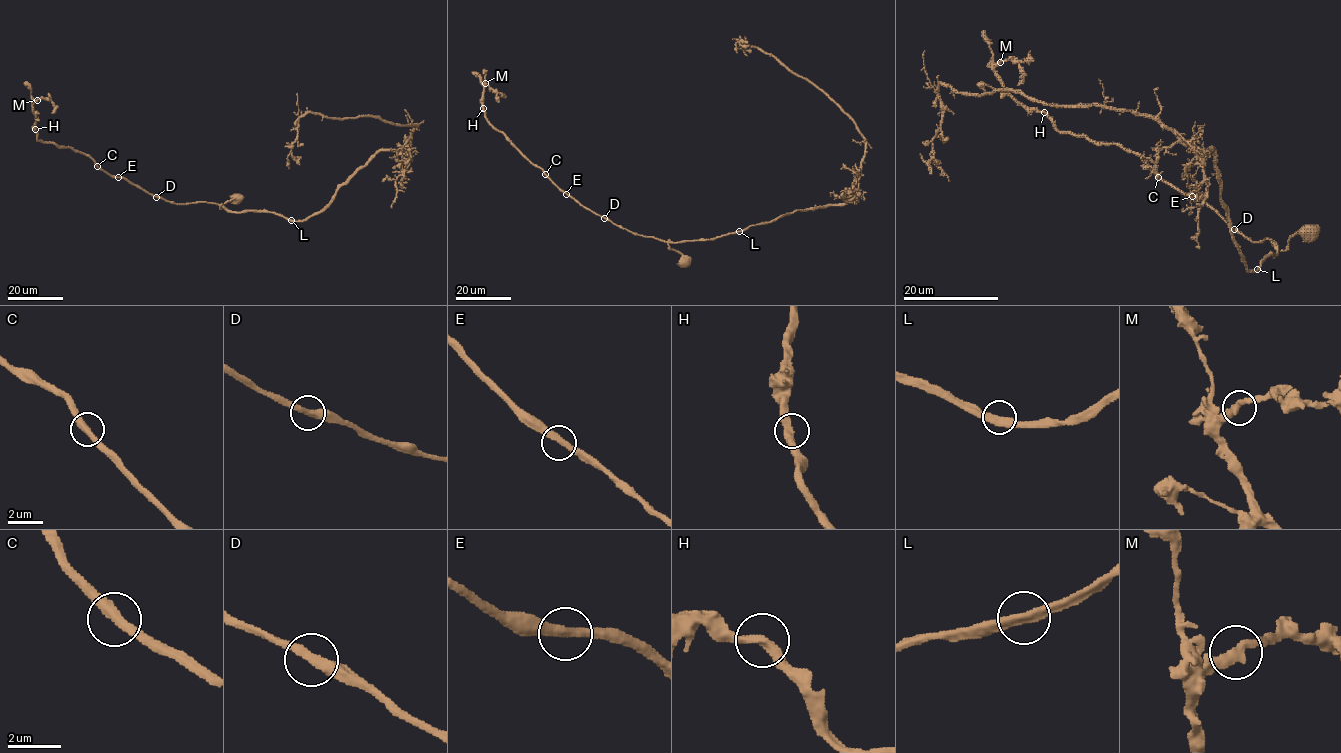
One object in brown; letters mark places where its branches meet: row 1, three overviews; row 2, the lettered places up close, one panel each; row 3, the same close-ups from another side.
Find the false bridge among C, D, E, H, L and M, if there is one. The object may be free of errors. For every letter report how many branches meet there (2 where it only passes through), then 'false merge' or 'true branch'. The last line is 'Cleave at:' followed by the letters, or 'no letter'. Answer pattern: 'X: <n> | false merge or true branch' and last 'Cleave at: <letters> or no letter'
C: 2 | true branch
D: 2 | true branch
E: 2 | true branch
H: 2 | true branch
L: 2 | true branch
M: 2 | true branch
Cleave at: no letter

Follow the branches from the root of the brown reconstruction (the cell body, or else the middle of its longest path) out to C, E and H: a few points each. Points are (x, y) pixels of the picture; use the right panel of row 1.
C: (1309, 233), (1293, 235), (1284, 251), (1269, 239), (1249, 240), (1198, 196), (1185, 196), (1158, 177)
E: (1309, 233), (1297, 233), (1290, 239), (1288, 246), (1280, 251), (1269, 239), (1249, 240), (1198, 196), (1192, 196)
H: (1309, 233), (1284, 251), (1249, 240), (1140, 156), (1062, 133), (1044, 112)

